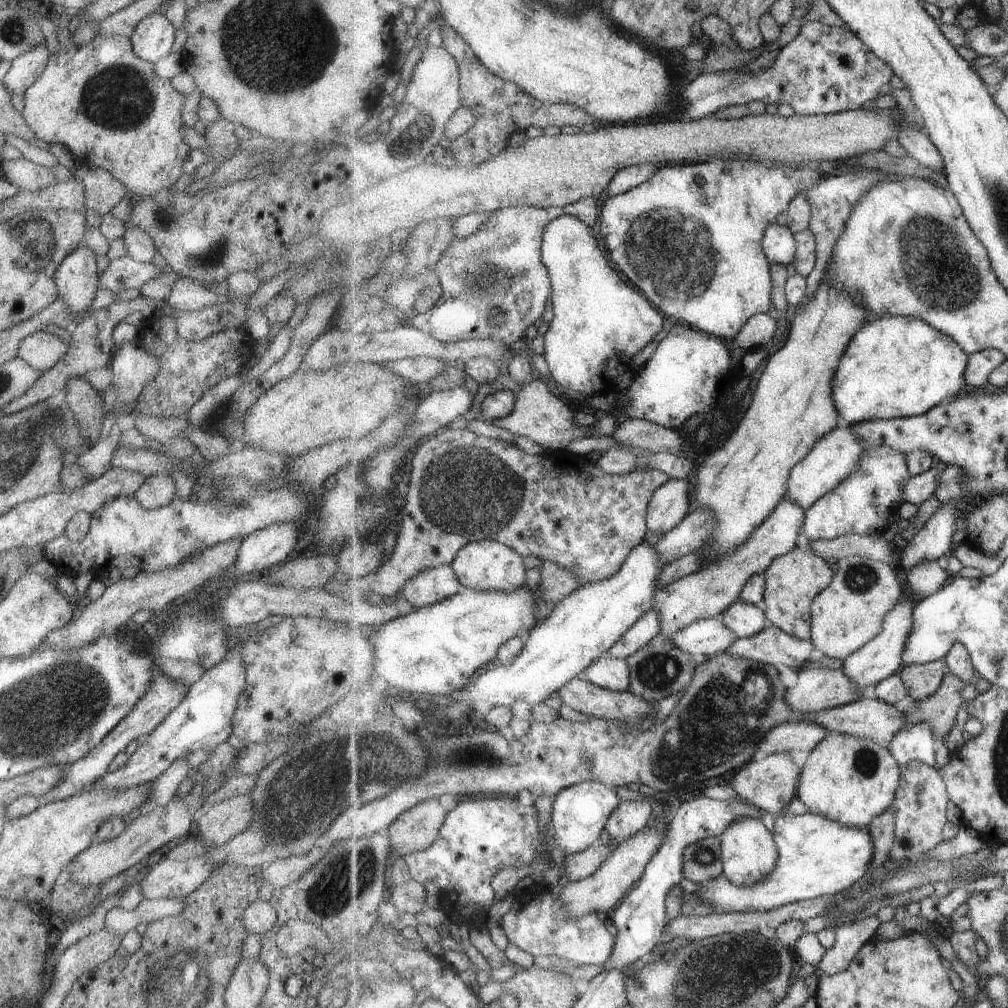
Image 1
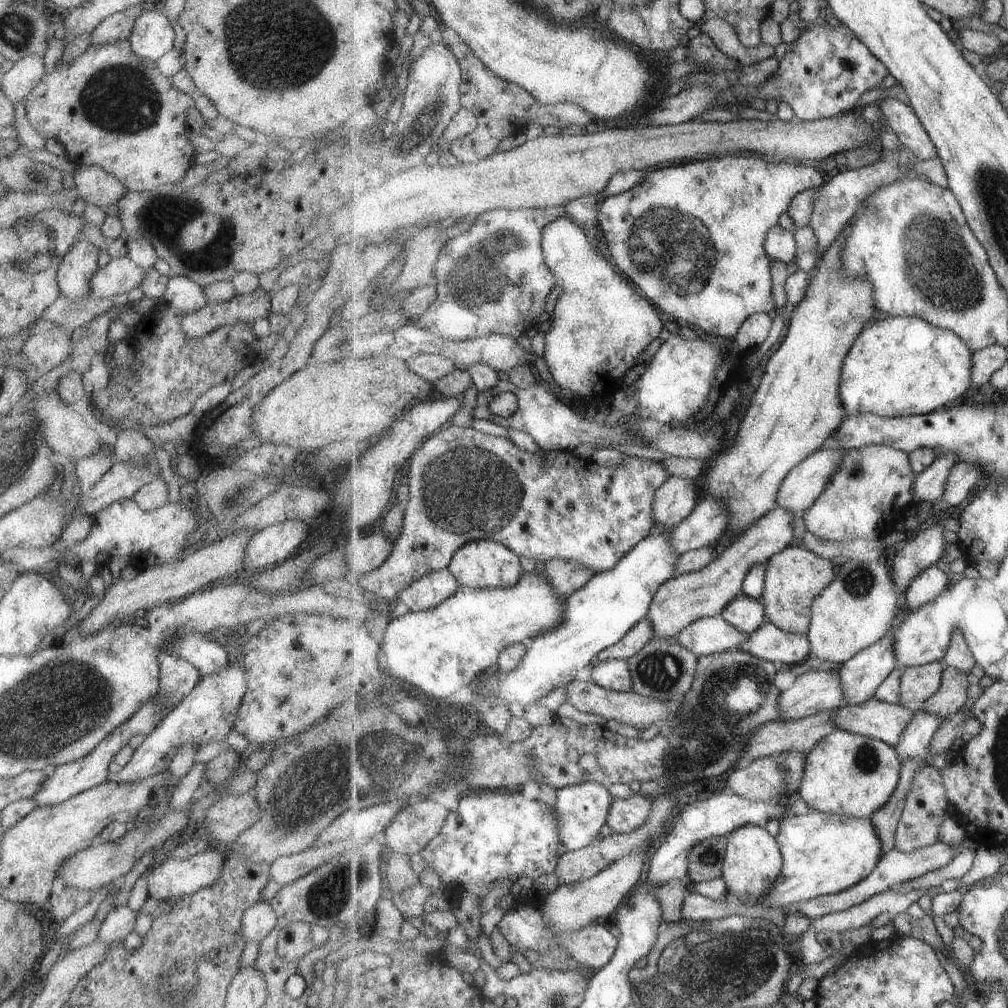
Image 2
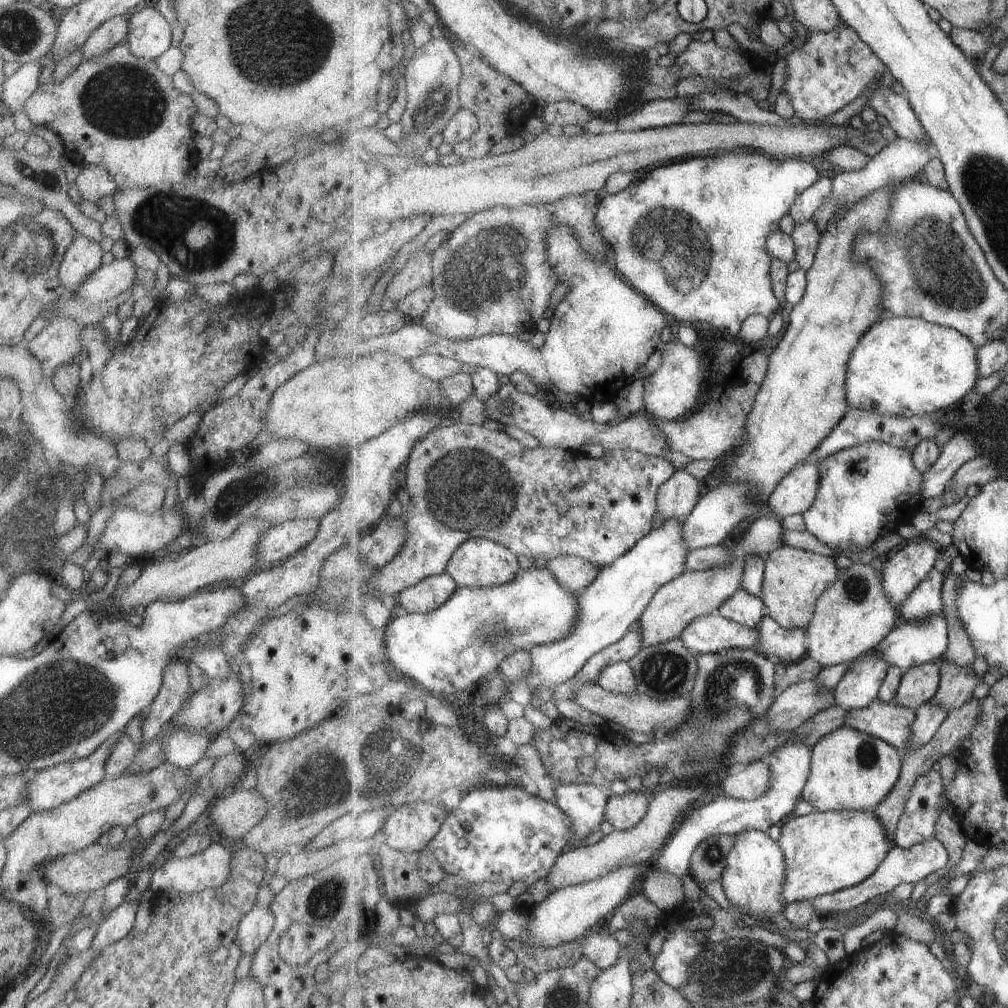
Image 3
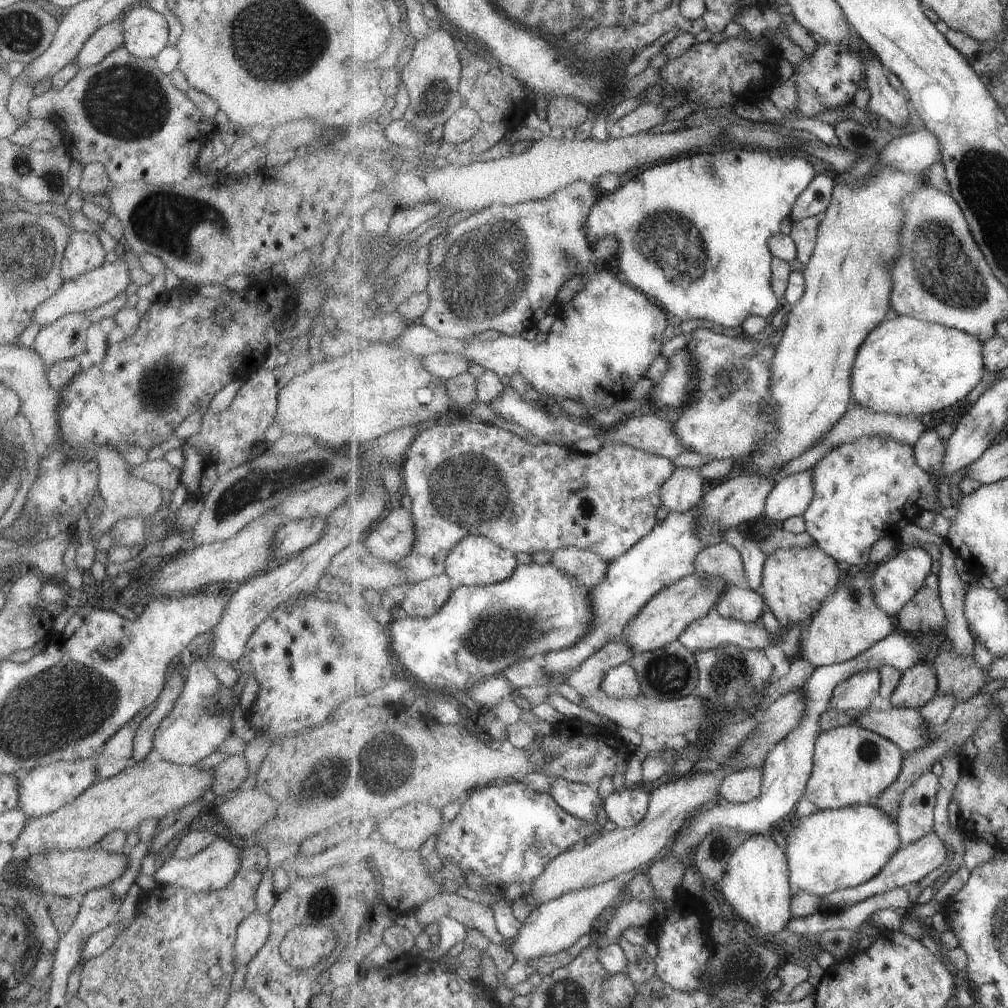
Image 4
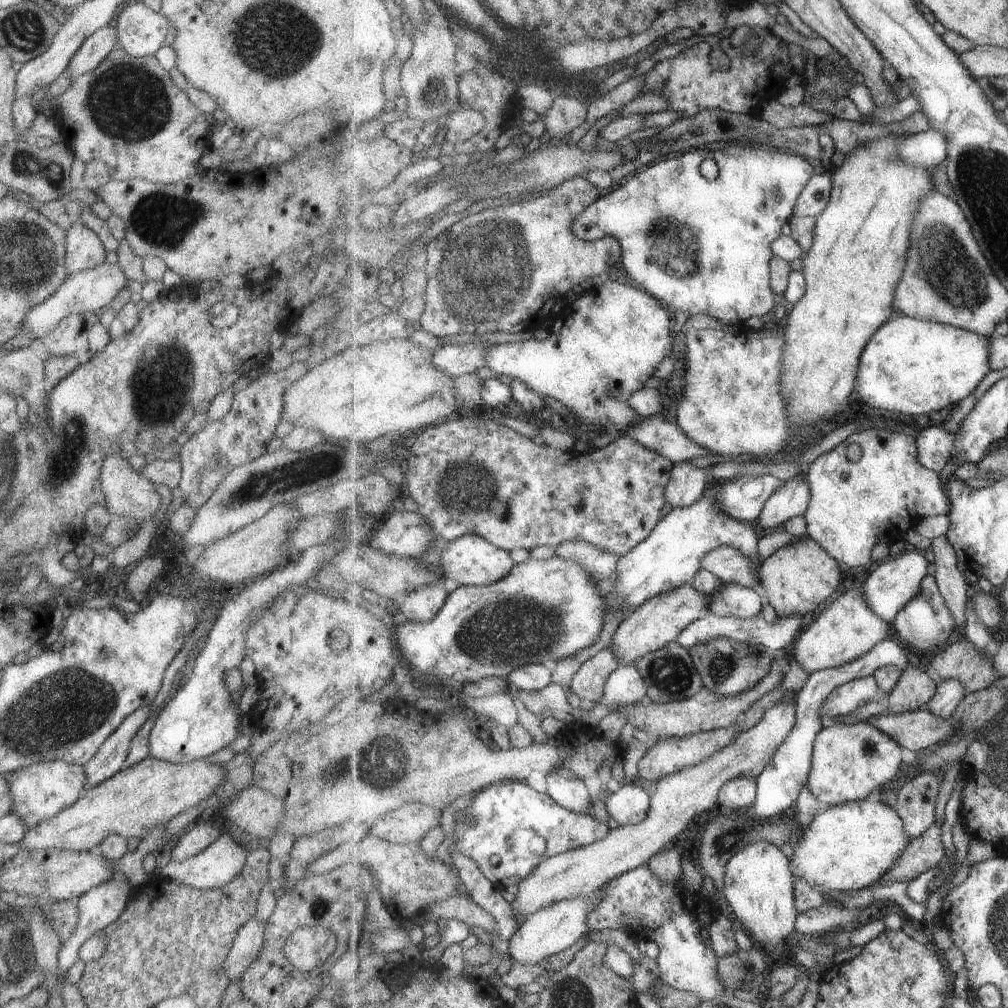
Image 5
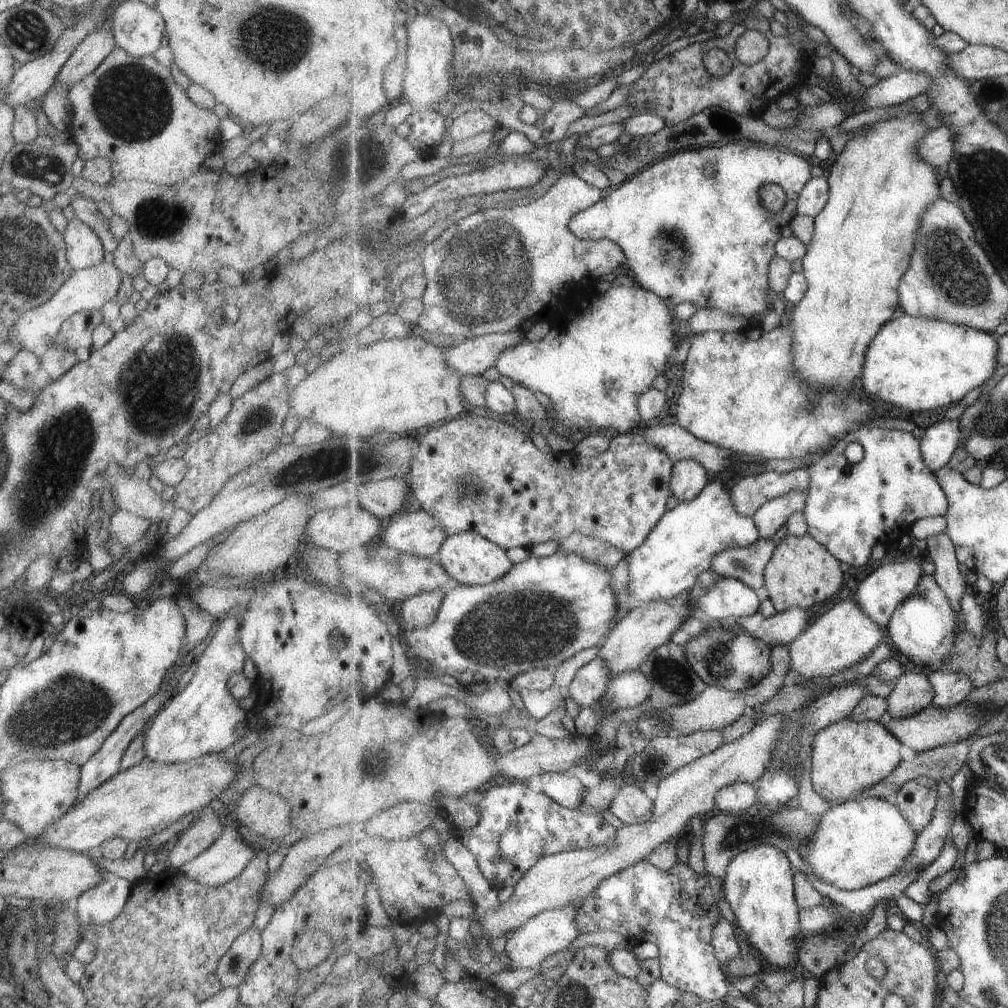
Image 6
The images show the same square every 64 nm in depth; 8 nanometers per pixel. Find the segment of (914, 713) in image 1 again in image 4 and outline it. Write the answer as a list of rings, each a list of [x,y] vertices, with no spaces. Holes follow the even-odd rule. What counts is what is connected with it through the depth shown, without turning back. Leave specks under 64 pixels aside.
[[[952,645],[945,646],[934,659],[940,682],[939,696],[955,696],[957,703],[965,702],[983,690],[991,678],[989,667],[983,669],[971,656],[963,658]]]

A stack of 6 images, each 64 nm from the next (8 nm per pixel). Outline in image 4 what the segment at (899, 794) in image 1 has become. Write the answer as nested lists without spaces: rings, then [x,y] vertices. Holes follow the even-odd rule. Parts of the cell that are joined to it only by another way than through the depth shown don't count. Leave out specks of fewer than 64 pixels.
[[[932,771],[920,776],[911,788],[907,788],[897,821],[903,846],[909,845],[934,831],[937,795],[941,777]]]

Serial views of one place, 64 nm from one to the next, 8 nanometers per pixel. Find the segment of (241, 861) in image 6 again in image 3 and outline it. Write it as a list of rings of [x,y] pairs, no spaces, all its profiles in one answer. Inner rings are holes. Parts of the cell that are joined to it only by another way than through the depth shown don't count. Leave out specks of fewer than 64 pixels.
[[[217,839],[197,854],[187,858],[171,856],[168,860],[155,868],[148,884],[148,894],[155,895],[158,892],[175,892],[175,894],[193,894],[200,890],[217,888],[229,878],[229,864],[231,864],[233,852],[224,848]]]

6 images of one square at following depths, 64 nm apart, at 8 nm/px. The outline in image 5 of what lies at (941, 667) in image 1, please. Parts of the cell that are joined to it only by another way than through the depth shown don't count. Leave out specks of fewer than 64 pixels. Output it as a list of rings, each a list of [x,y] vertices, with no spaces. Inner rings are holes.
[[[922,666],[907,667],[888,698],[889,712],[907,714],[925,708],[937,694],[937,682]]]

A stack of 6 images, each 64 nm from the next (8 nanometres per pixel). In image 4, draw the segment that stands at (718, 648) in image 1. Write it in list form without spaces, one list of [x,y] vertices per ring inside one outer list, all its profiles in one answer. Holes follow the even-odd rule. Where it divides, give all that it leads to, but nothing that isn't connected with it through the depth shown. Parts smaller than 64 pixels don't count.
[[[715,609],[711,610],[707,616],[692,622],[685,629],[685,632],[681,633],[679,640],[694,652],[697,650],[715,650],[715,648],[721,648],[721,646],[735,646],[743,649],[763,649],[769,646],[777,646],[767,628],[763,626],[761,619],[757,622],[743,622],[733,618],[725,618]]]

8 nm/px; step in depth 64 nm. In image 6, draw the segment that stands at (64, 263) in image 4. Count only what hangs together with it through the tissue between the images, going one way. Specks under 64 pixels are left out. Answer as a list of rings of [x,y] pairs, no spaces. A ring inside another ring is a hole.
[[[73,217],[67,221],[62,233],[66,258],[74,270],[87,268],[102,261],[105,254],[99,237],[81,220]]]

